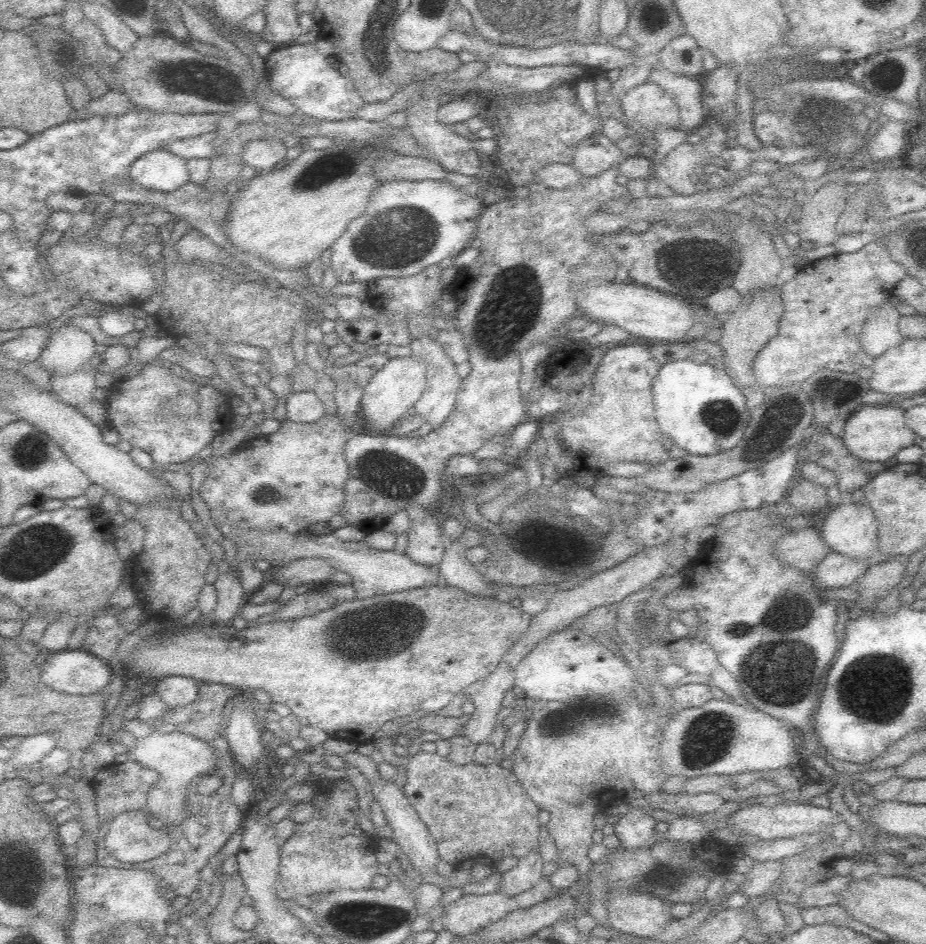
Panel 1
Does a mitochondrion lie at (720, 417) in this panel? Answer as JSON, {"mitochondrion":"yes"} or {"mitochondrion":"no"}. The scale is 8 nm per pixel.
{"mitochondrion":"yes"}

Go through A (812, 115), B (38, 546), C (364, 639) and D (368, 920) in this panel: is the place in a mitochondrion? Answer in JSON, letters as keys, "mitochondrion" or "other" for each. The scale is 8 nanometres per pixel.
{"A":"mitochondrion","B":"mitochondrion","C":"mitochondrion","D":"mitochondrion"}

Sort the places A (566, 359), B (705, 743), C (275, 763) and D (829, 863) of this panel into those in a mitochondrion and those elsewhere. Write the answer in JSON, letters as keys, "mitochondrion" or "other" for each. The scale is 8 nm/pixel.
{"A":"other","B":"mitochondrion","C":"other","D":"other"}

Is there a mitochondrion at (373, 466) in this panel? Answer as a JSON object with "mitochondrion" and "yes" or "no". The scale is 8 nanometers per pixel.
{"mitochondrion":"yes"}

